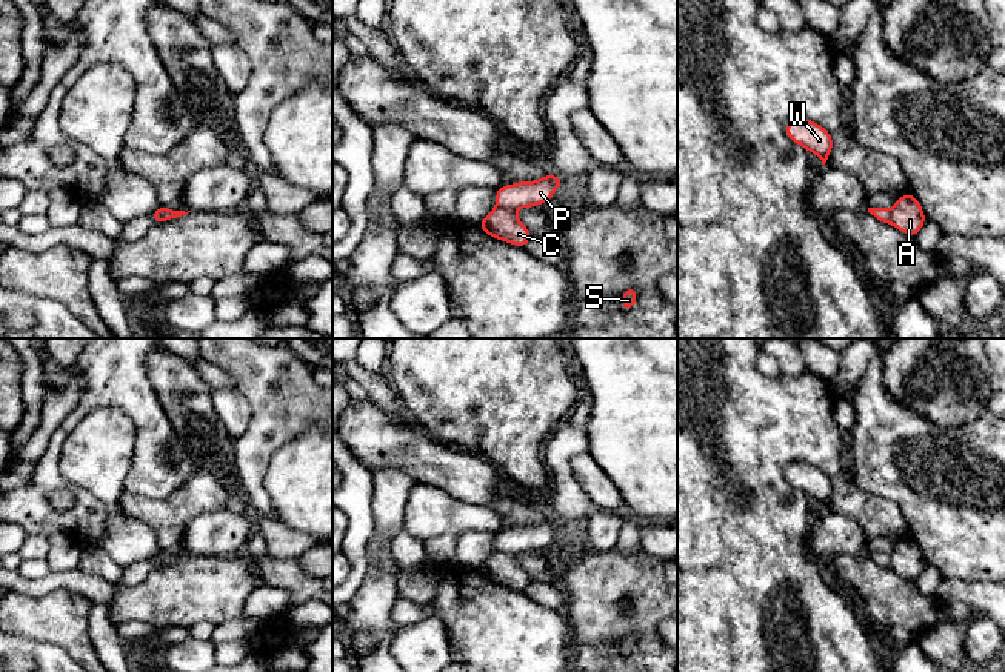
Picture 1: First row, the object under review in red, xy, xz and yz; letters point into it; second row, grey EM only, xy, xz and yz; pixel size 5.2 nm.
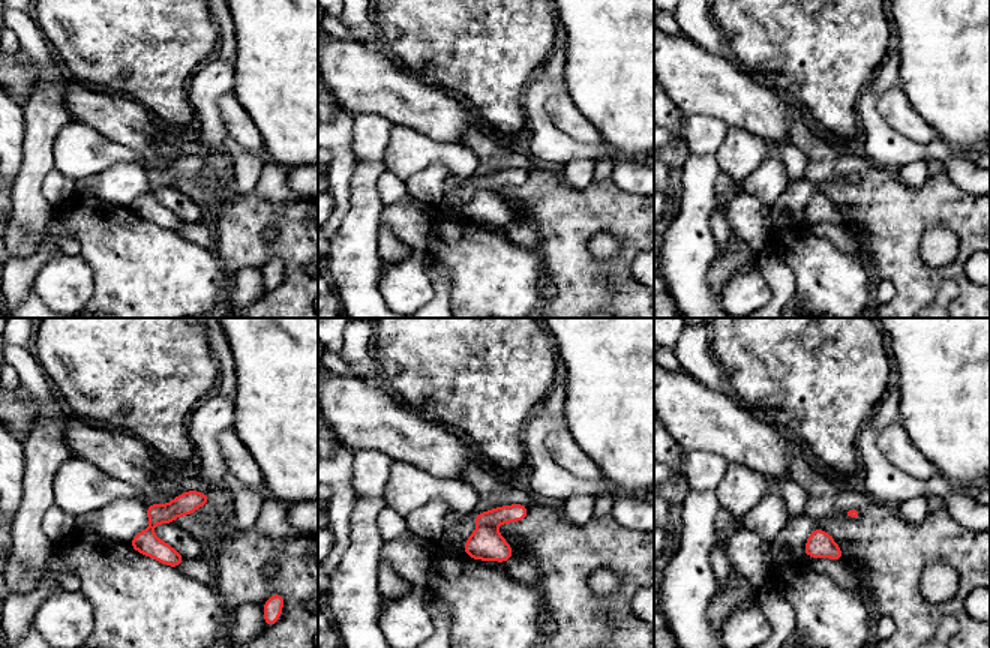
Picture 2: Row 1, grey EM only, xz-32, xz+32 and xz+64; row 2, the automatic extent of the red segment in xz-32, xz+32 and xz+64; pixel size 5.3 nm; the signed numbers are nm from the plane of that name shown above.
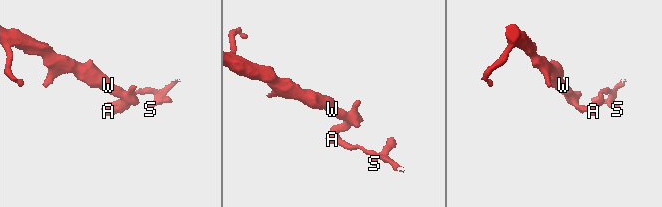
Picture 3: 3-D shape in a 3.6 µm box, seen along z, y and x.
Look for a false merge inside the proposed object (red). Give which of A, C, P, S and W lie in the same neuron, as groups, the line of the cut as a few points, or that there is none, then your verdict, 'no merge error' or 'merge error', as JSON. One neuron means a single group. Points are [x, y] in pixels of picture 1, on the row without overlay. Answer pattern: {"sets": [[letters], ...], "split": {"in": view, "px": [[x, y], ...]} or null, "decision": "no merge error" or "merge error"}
{"sets": [["A", "C", "S"], ["P", "W"]], "split": {"in": "xz", "px": [[497, 549], [513, 555]]}, "decision": "merge error"}

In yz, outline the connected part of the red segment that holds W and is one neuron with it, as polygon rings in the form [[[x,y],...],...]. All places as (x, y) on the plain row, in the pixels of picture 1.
[[[793,461],[786,467],[785,477],[791,486],[803,491],[808,497],[814,497],[822,509],[826,507],[833,494],[833,481],[823,471],[803,461]]]

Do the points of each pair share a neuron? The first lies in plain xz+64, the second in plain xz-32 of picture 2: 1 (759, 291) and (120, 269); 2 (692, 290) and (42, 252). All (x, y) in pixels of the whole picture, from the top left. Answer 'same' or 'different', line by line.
1: different
2: different

